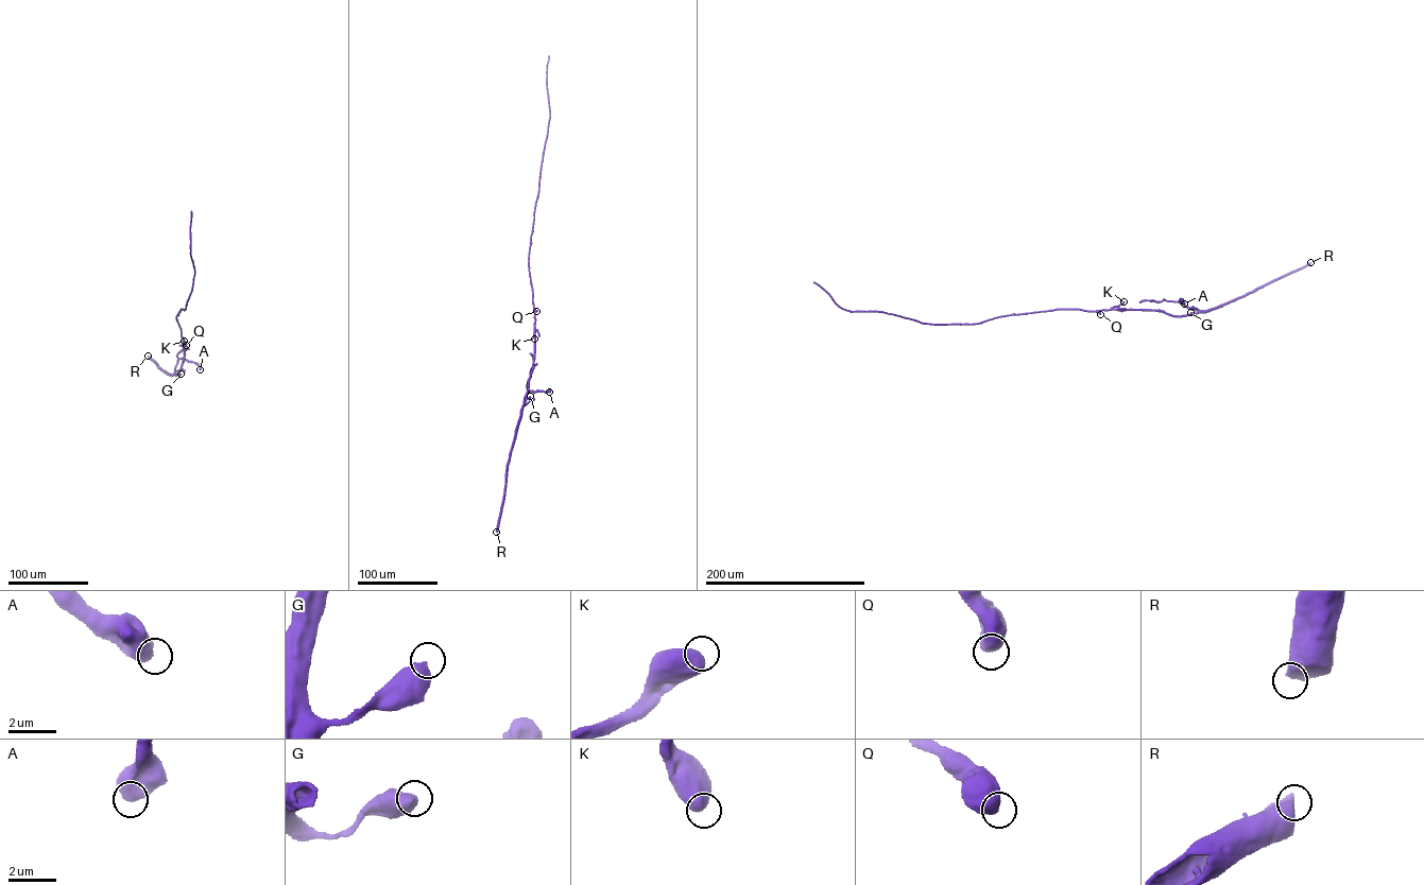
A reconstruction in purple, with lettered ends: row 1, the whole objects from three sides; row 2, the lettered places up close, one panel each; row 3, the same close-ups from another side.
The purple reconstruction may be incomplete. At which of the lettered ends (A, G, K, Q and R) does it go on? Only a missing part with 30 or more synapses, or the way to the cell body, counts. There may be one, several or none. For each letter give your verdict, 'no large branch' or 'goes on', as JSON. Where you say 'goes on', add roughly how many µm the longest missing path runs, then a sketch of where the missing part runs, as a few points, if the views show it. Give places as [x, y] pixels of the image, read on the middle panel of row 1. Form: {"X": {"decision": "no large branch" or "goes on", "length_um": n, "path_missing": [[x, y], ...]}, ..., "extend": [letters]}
{"A": {"decision": "no large branch"}, "G": {"decision": "no large branch"}, "K": {"decision": "no large branch"}, "Q": {"decision": "no large branch"}, "R": {"decision": "no large branch"}, "extend": []}

